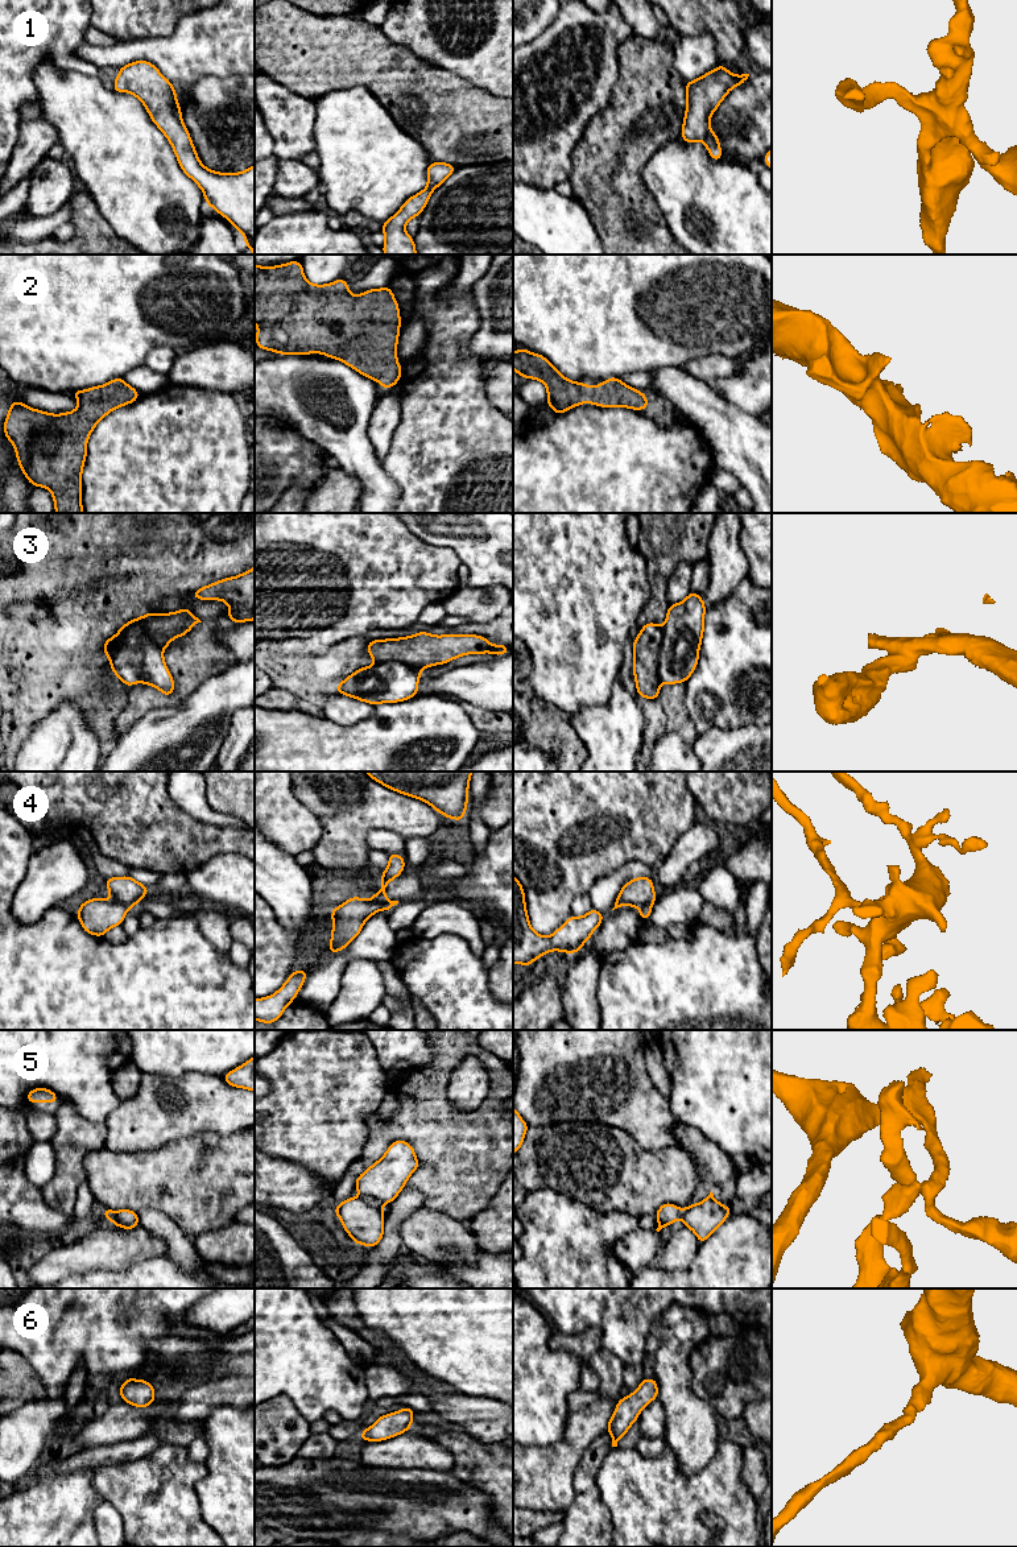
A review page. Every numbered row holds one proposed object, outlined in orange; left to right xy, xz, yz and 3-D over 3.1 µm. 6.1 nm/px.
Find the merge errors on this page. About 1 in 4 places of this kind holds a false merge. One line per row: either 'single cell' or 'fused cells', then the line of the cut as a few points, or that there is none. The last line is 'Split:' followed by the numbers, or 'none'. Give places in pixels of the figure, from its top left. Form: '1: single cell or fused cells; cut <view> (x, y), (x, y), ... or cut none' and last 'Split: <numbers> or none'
1: single cell; cut none
2: single cell; cut none
3: fused cells; cut yz (661, 627), (660, 682)
4: fused cells; cut xy (111, 897), (128, 908)
5: fused cells; cut xz (360, 1196), (379, 1206)
6: single cell; cut none
Split: 3, 4, 5

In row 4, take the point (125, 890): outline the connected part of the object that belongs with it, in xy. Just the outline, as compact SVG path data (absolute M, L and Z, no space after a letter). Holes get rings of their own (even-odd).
M129 876L112 877L104 880L104 884L109 890L111 898L128 907L135 907L150 890Z

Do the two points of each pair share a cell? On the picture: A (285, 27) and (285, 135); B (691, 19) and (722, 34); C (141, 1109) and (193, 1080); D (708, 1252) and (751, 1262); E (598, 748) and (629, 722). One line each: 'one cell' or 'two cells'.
A: two cells
B: one cell
C: one cell
D: one cell
E: one cell

